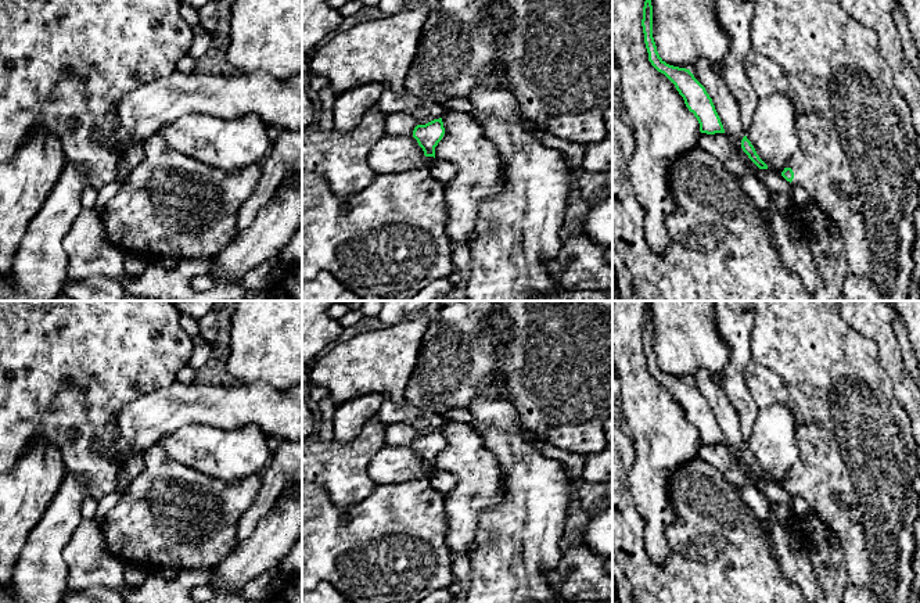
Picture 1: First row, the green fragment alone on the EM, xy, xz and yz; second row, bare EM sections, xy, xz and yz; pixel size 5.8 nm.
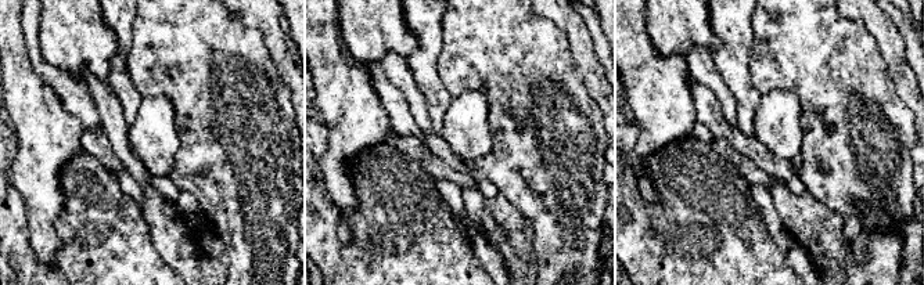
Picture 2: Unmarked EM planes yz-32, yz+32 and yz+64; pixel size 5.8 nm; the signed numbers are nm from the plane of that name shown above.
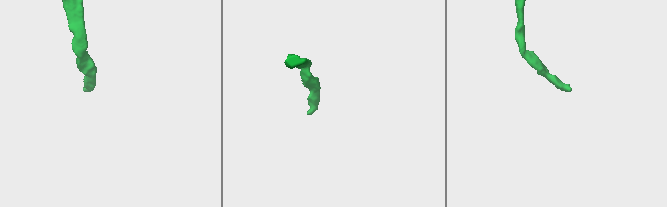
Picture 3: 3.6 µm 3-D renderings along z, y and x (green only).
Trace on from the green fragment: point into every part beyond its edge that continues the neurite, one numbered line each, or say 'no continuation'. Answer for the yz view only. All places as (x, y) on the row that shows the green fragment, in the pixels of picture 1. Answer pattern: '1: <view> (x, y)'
1: yz (858, 149)

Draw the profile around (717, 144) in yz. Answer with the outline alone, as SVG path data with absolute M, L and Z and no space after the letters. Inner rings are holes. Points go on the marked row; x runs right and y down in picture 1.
M700 133L697 144L718 158L729 172L737 176L752 175L758 177L770 191L791 197L790 182L787 182L780 173L775 173L768 169L751 169L732 148L725 133Z

